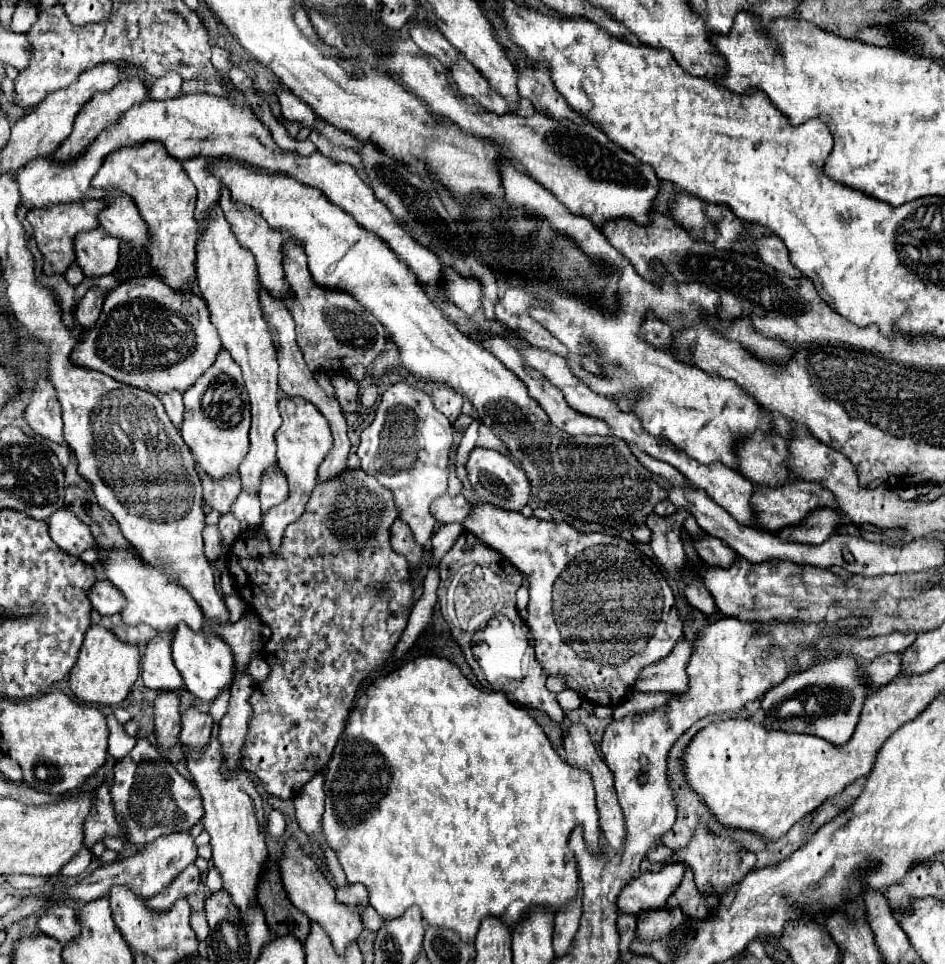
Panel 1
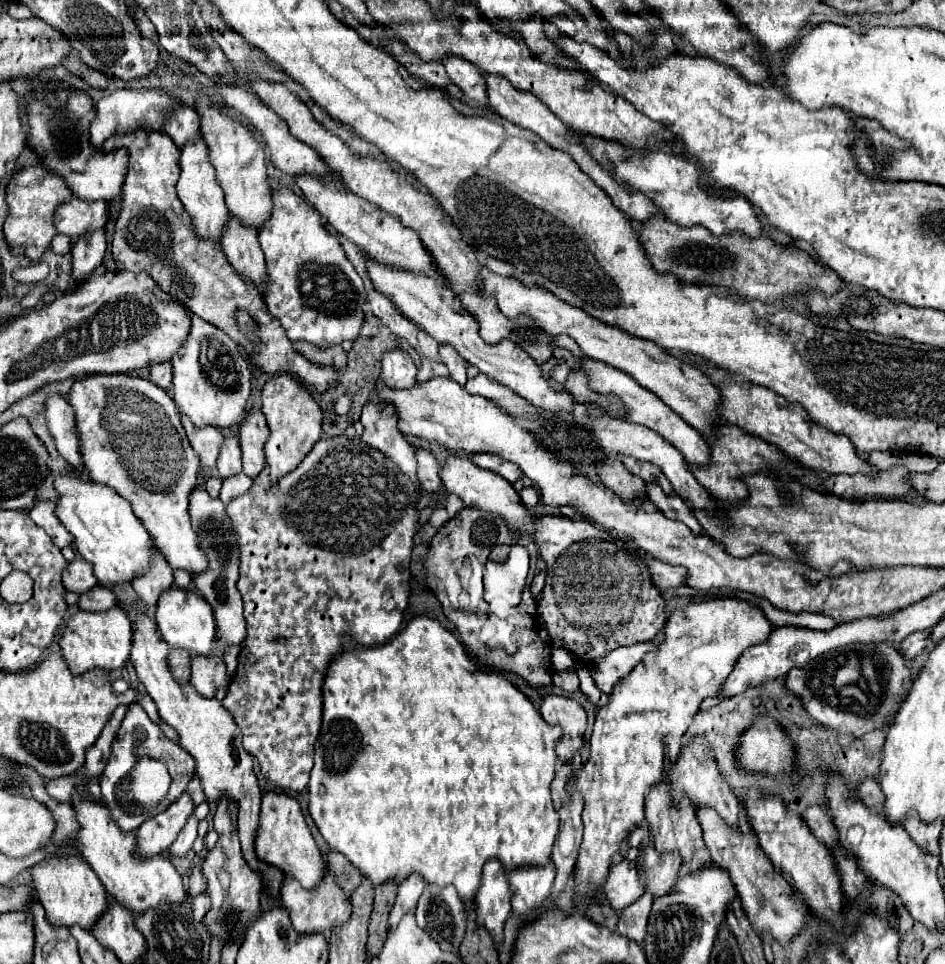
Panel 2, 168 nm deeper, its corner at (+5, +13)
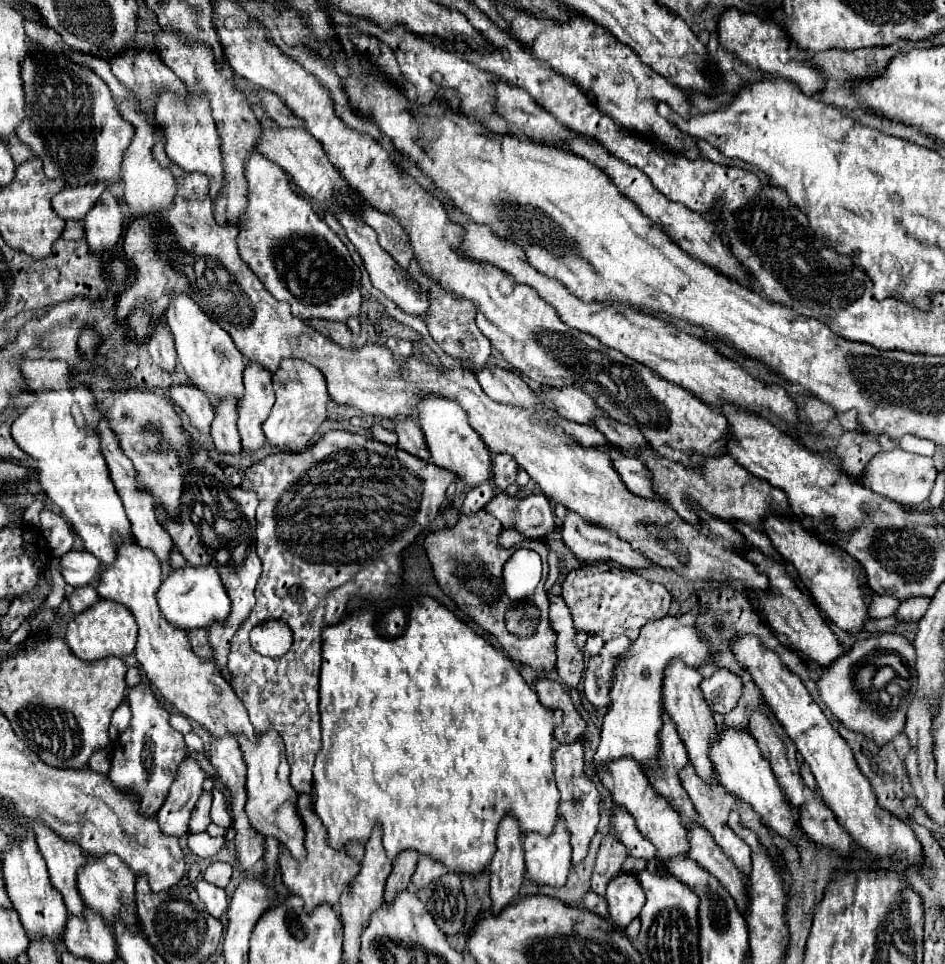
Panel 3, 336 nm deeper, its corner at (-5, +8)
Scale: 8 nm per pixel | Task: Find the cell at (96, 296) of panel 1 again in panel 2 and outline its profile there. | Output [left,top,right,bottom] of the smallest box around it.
[72,230,106,280]

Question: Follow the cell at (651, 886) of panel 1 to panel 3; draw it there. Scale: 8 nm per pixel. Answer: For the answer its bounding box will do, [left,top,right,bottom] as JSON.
[606,873,644,927]

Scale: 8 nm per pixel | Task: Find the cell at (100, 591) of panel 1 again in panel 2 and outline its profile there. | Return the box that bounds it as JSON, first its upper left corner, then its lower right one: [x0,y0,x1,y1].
[62,558,98,594]

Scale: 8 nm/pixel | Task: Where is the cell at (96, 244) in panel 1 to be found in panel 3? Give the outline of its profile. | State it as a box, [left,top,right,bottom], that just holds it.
[52,183,106,221]

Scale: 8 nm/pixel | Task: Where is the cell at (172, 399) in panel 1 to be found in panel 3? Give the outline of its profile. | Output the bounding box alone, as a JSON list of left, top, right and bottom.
[148,325,176,373]

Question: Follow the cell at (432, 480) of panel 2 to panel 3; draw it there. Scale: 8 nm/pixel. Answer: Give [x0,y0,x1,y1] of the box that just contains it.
[396,421,430,463]

